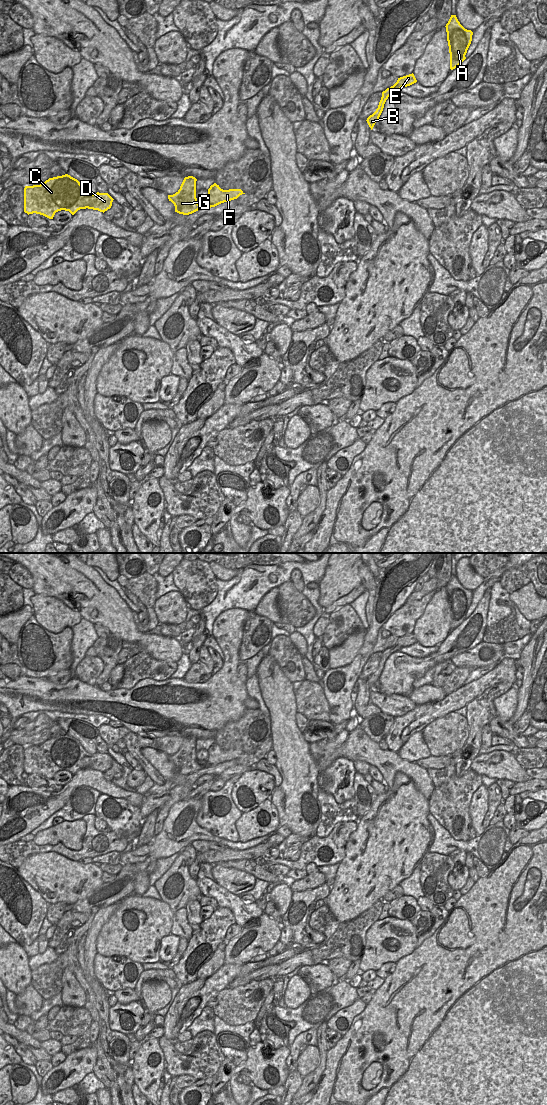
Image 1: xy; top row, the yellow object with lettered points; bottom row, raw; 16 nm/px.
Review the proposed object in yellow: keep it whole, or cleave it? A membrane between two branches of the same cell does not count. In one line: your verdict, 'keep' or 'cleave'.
keep

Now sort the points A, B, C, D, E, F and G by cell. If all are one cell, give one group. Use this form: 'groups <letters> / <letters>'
groups A B C D E F G

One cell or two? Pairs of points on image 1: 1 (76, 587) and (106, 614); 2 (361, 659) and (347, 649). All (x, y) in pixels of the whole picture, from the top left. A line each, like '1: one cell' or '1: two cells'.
1: one cell
2: two cells

